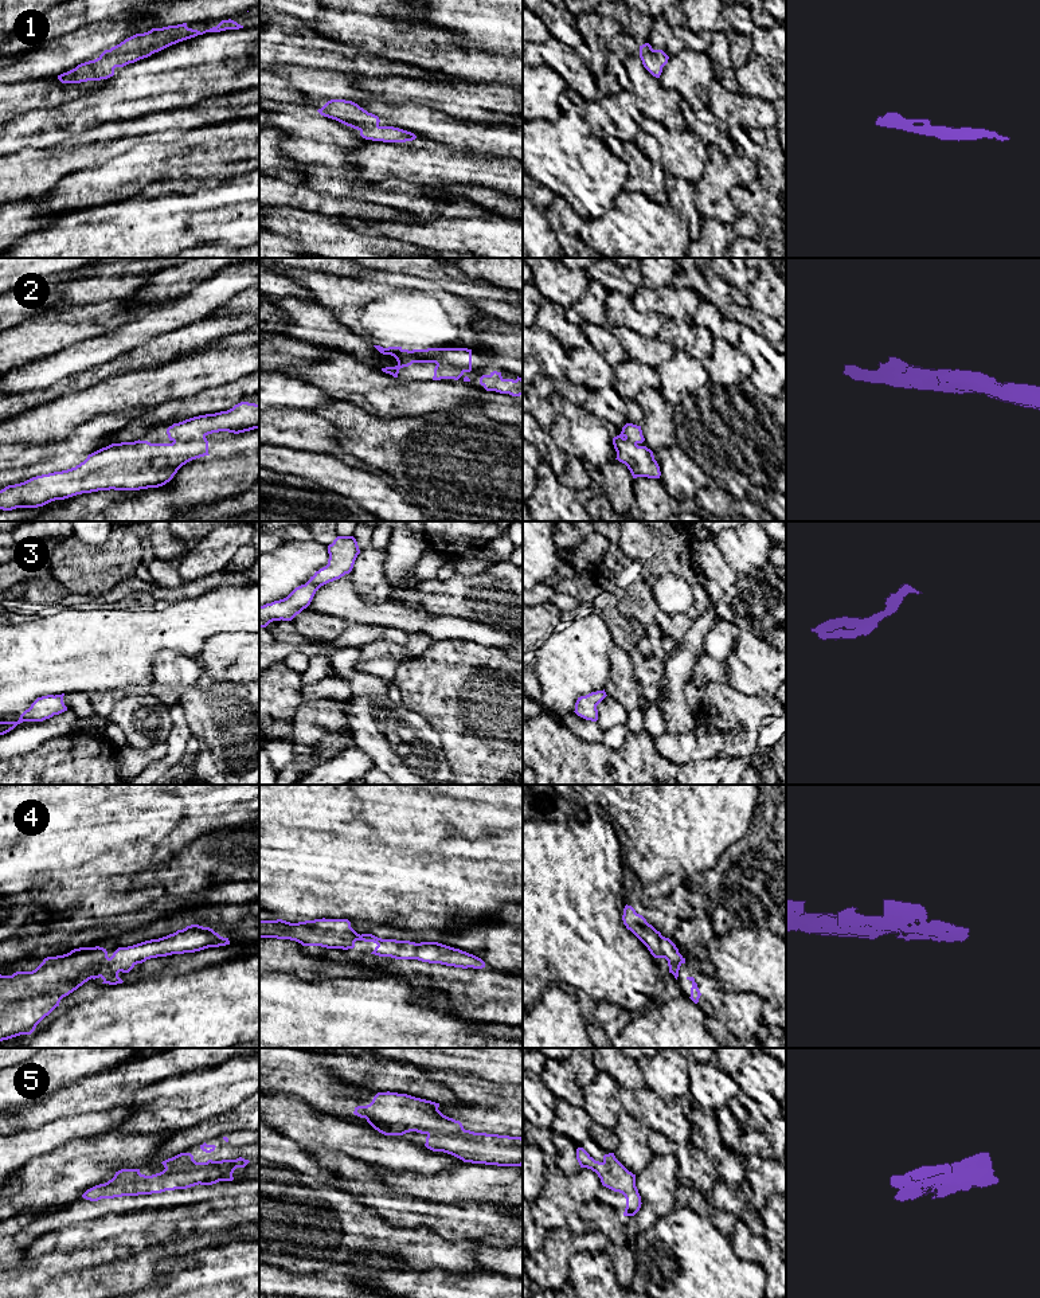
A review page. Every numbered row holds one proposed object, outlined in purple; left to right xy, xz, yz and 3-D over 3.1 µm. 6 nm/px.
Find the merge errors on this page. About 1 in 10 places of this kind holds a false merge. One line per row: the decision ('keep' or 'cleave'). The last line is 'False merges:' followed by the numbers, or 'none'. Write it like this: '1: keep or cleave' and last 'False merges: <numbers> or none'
1: keep
2: keep
3: keep
4: keep
5: keep
False merges: none

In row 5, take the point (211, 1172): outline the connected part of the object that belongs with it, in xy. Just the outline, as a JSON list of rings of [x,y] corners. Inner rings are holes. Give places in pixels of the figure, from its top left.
[[[180,1153],[172,1158],[163,1161],[164,1170],[152,1176],[140,1173],[140,1169],[121,1169],[116,1172],[114,1177],[105,1184],[95,1185],[87,1189],[82,1197],[90,1201],[98,1201],[101,1199],[114,1199],[122,1196],[138,1196],[161,1193],[165,1191],[187,1189],[195,1185],[212,1185],[219,1181],[232,1181],[232,1173],[236,1168],[245,1168],[250,1161],[242,1157],[236,1160],[222,1160],[207,1162],[196,1162],[191,1153]]]

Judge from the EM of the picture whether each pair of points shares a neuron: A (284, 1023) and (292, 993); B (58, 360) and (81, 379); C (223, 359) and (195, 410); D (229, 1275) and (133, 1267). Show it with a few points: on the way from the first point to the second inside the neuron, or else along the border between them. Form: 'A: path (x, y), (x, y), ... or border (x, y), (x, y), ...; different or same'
A: path (284, 1016), (285, 1000); same
B: border (85, 371), (62, 378), (46, 388); different
C: border (196, 394), (165, 402); different
D: border (180, 1255), (161, 1258), (157, 1262), (153, 1283); different

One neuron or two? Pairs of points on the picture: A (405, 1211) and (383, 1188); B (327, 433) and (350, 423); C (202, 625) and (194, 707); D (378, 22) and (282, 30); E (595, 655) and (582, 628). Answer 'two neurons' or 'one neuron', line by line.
A: one neuron
B: two neurons
C: two neurons
D: two neurons
E: one neuron

